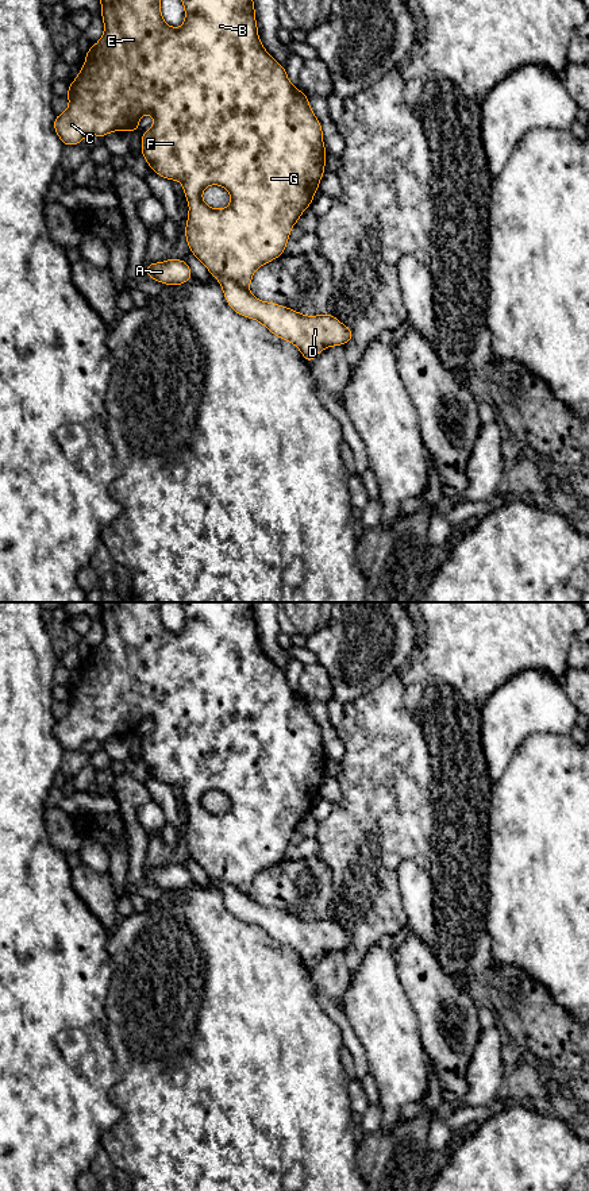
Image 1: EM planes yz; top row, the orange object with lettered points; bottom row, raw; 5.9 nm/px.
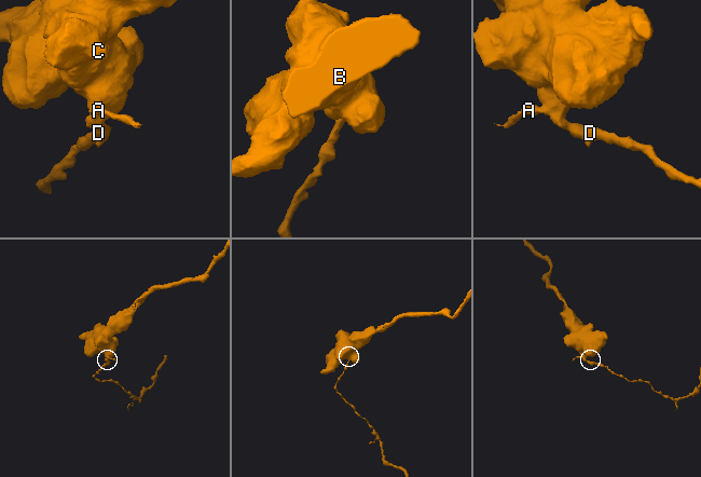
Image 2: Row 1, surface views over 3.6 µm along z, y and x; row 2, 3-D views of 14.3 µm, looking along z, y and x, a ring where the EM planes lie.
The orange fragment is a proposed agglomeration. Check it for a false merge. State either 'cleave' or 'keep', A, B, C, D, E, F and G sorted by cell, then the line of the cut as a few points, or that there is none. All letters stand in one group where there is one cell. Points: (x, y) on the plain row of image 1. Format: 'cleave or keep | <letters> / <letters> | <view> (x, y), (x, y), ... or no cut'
cleave | A D / B C E F G | yz (218, 883), (230, 883), (247, 895)

